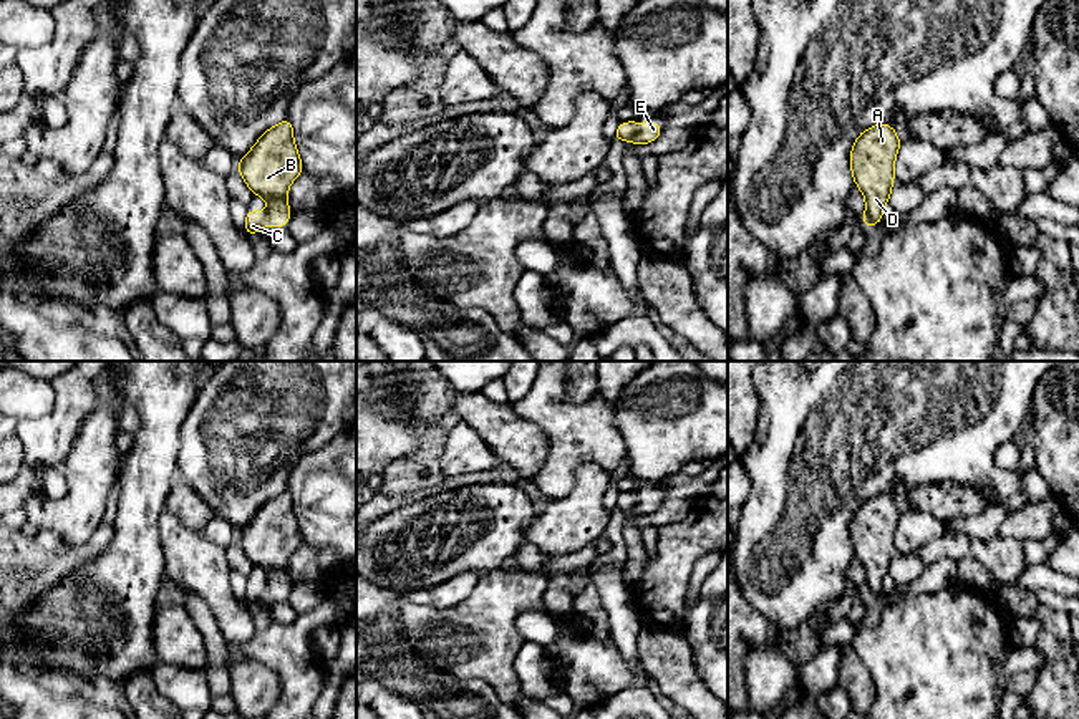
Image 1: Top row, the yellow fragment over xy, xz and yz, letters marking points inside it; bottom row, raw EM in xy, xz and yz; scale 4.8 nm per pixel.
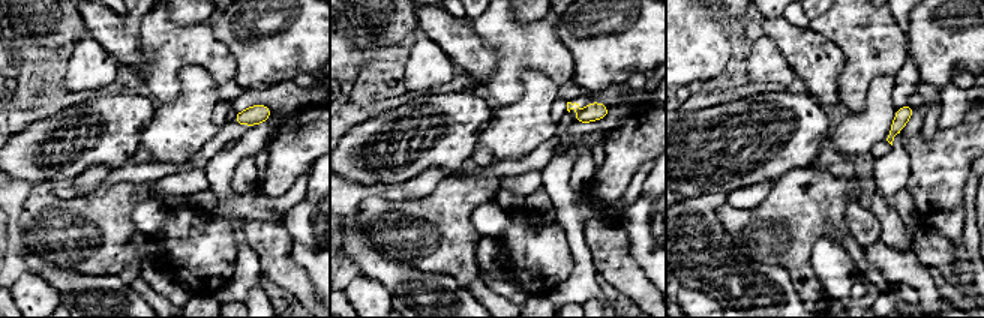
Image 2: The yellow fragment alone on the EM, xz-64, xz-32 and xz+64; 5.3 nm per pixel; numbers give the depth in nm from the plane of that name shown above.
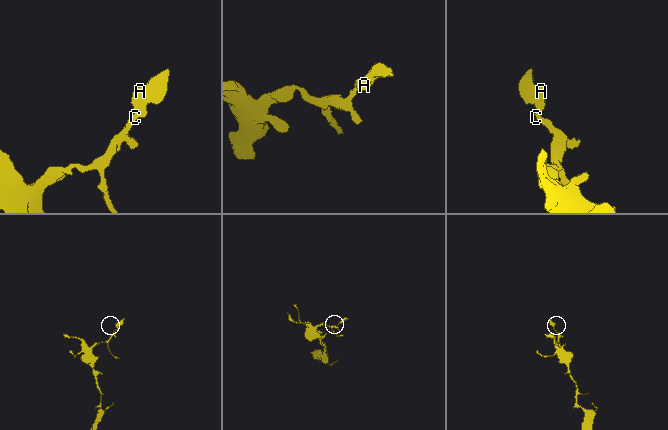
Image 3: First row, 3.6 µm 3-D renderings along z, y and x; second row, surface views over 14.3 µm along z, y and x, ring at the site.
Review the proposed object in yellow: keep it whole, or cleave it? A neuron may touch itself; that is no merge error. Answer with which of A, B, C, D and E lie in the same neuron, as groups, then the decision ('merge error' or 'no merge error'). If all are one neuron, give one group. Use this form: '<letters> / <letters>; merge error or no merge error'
A B D E / C; merge error

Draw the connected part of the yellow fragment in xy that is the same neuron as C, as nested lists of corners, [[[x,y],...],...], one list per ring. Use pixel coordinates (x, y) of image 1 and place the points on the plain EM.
[[[247,580],[247,588],[245,588],[245,603],[254,608],[257,605],[259,600],[267,598],[267,586],[262,585],[260,581],[252,581]]]

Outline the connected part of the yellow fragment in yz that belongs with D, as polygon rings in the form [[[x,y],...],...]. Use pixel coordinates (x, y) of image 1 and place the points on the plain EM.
[[[878,494],[859,505],[850,520],[850,542],[865,568],[865,593],[877,596],[895,553],[893,537],[900,510],[890,495]]]

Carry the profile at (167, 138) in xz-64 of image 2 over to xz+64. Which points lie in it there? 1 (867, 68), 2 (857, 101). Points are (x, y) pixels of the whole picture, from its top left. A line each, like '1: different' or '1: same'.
1: different
2: different

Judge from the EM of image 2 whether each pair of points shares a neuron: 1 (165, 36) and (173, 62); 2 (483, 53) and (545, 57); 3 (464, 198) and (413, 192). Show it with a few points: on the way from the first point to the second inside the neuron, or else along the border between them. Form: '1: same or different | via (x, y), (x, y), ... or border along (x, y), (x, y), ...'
1: same | via (165, 42), (170, 47), (170, 56)
2: different | border along (473, 29), (497, 54), (497, 66), (485, 86)
3: different | border along (447, 174), (429, 194), (404, 200)

